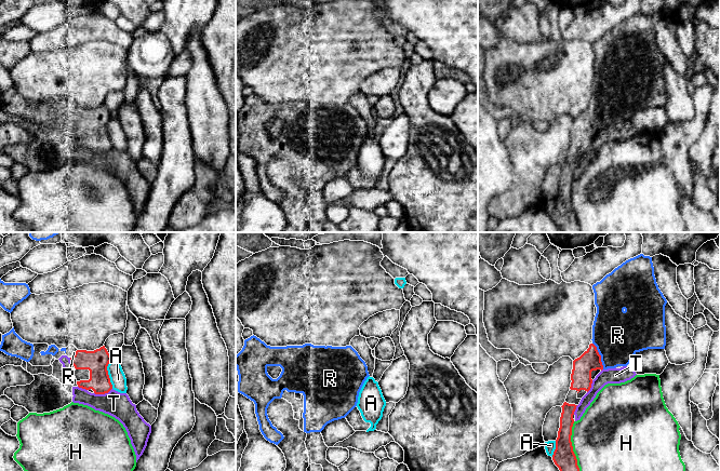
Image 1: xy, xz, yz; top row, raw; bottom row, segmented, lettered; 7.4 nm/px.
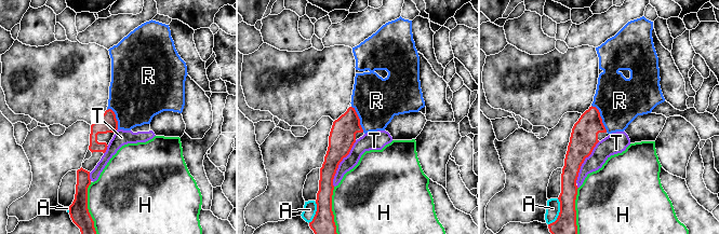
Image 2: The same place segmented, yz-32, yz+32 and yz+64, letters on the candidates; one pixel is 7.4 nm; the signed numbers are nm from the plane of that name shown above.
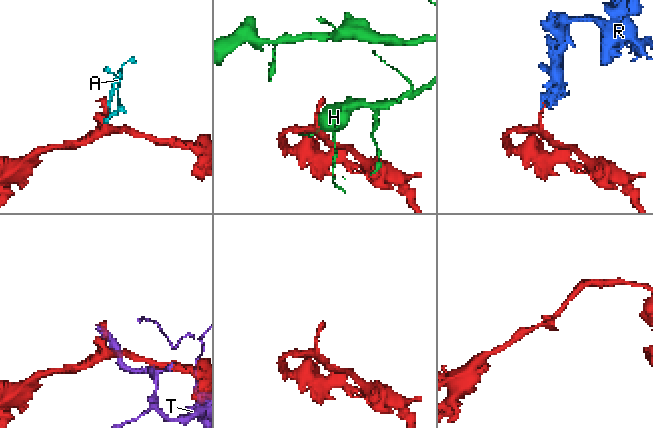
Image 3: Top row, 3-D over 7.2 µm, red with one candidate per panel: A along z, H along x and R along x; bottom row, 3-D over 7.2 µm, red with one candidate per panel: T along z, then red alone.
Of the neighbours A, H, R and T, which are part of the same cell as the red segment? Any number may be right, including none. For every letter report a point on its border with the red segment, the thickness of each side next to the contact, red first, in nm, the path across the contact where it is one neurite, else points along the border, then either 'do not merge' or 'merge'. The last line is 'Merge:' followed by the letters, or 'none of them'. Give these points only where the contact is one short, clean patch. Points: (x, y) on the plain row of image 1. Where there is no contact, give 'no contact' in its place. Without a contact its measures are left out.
A: contact xy (107, 131); calibres 170 and 120 nm; do not merge
H: contact yz (572, 205); calibres 160 and 480 nm; do not merge
R: contact yz (600, 113); calibres 160 and 360 nm; way yz (590, 118), (600, 113), (615, 98), (617, 93); merge
T: contact xy (103, 151); calibres 170 and 190 nm; do not merge
Merge: R

